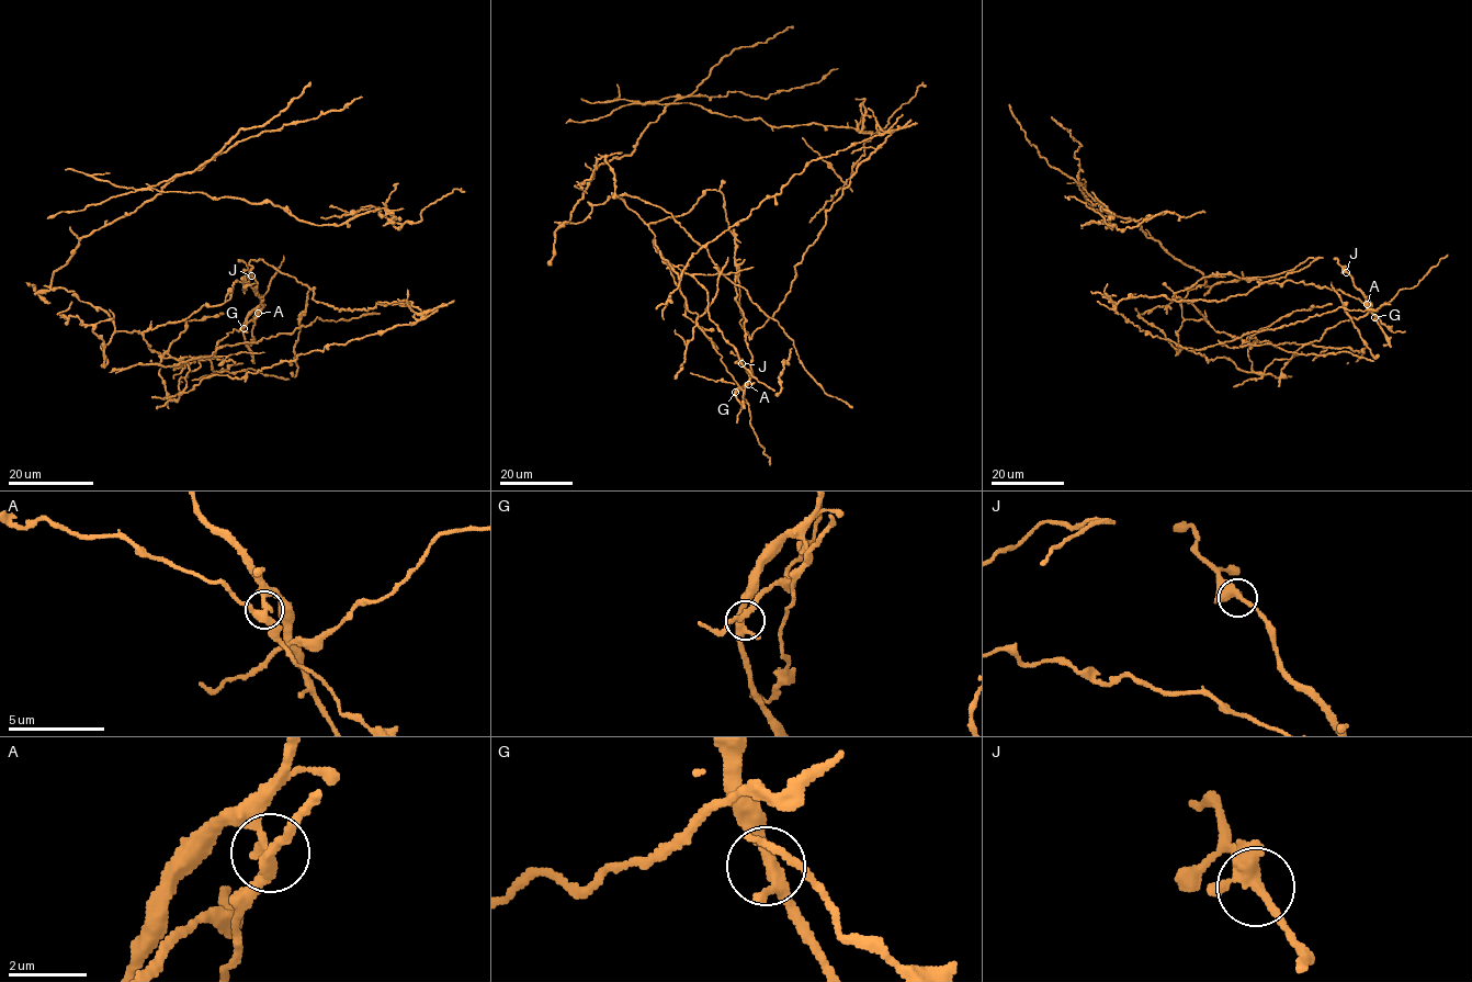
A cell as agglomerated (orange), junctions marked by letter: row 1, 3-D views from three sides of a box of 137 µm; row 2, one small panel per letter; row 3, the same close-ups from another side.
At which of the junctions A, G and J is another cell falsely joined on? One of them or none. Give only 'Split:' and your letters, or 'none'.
Split: A

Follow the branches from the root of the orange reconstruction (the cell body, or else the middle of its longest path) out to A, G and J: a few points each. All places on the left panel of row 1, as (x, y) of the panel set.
A: (58, 269), (53, 289), (102, 309), (115, 330), (138, 331), (163, 358), (225, 361), (199, 359), (258, 313)
G: (58, 269), (53, 289), (163, 358), (225, 361), (199, 359), (244, 328)
J: (58, 269), (52, 288), (115, 330), (222, 361), (199, 359), (259, 305), (251, 275)

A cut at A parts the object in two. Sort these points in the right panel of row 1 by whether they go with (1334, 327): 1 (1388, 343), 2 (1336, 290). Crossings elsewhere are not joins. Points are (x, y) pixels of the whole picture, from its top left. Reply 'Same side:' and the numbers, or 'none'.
Same side: 2

